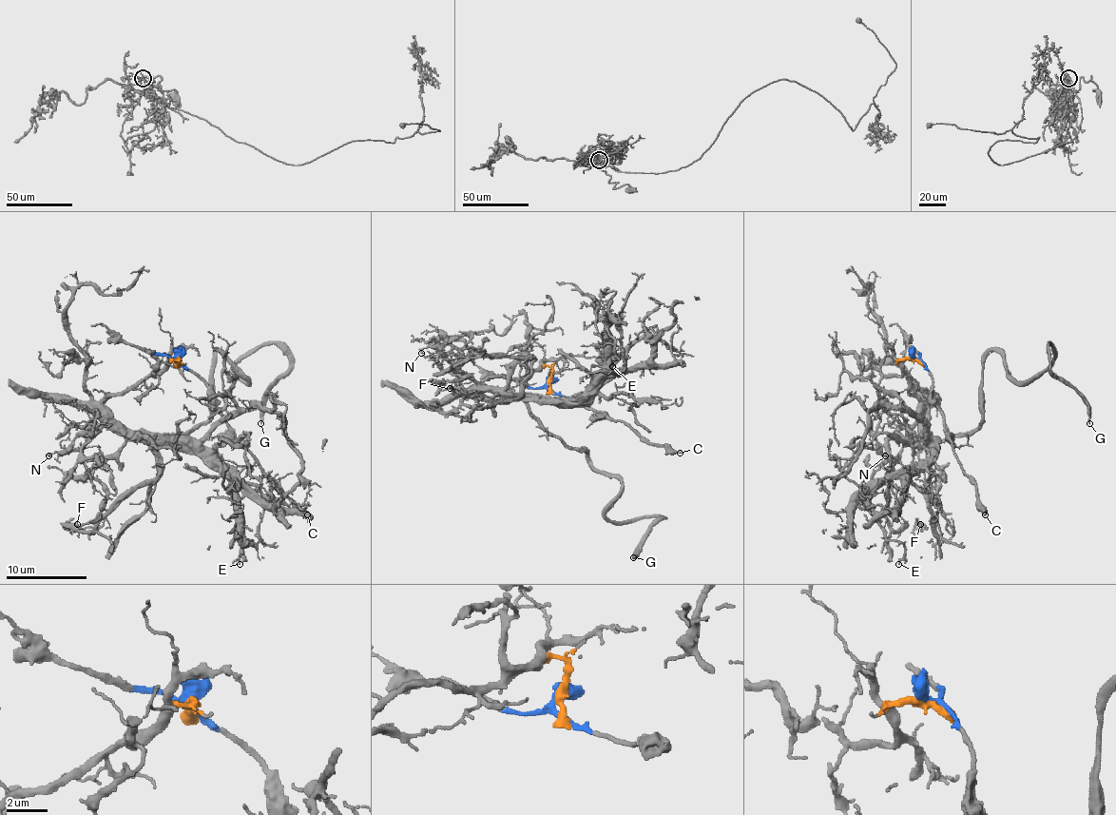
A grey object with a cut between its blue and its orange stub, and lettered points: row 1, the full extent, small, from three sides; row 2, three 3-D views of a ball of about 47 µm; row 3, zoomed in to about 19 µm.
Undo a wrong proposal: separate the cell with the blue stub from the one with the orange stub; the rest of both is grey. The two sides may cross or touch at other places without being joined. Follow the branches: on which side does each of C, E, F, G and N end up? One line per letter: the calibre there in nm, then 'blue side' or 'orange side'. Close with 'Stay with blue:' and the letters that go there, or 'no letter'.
C: calibre 280 nm; blue side
E: calibre 120 nm; orange side
F: calibre 190 nm; orange side
G: calibre 220 nm; orange side
N: calibre 180 nm; orange side
Stay with blue: C

